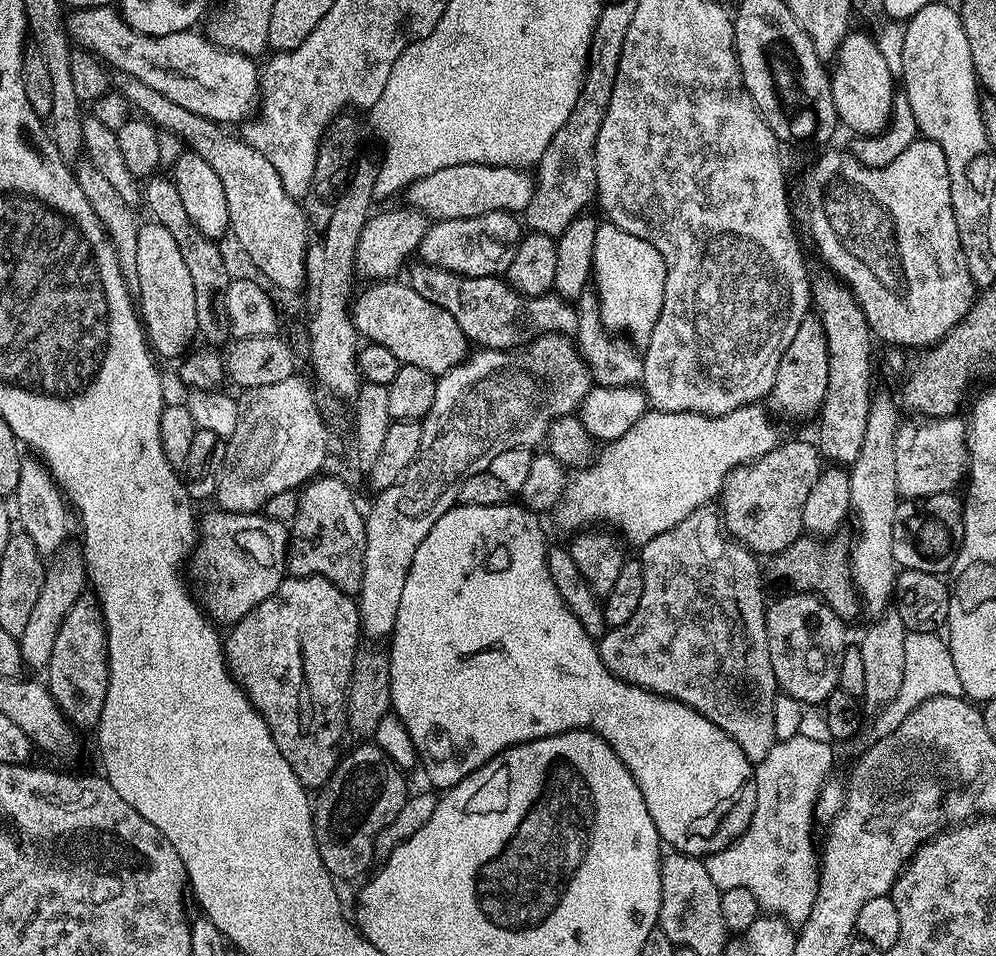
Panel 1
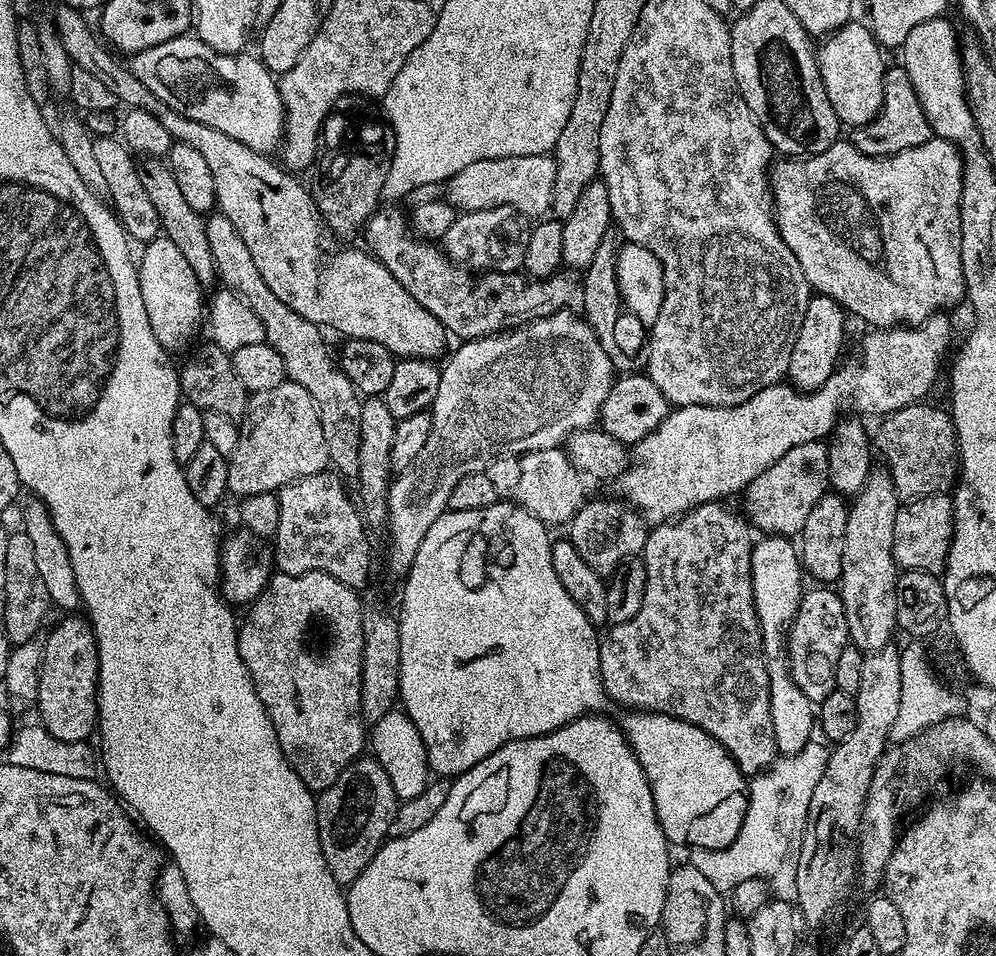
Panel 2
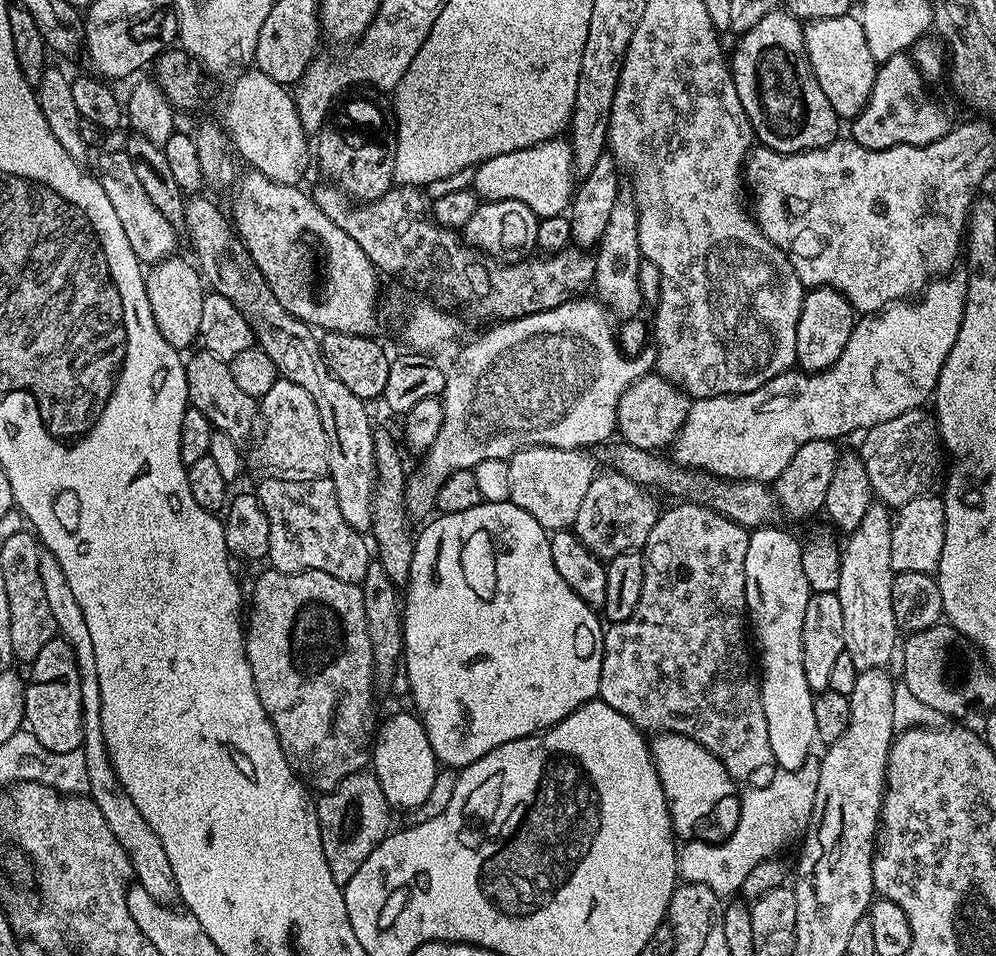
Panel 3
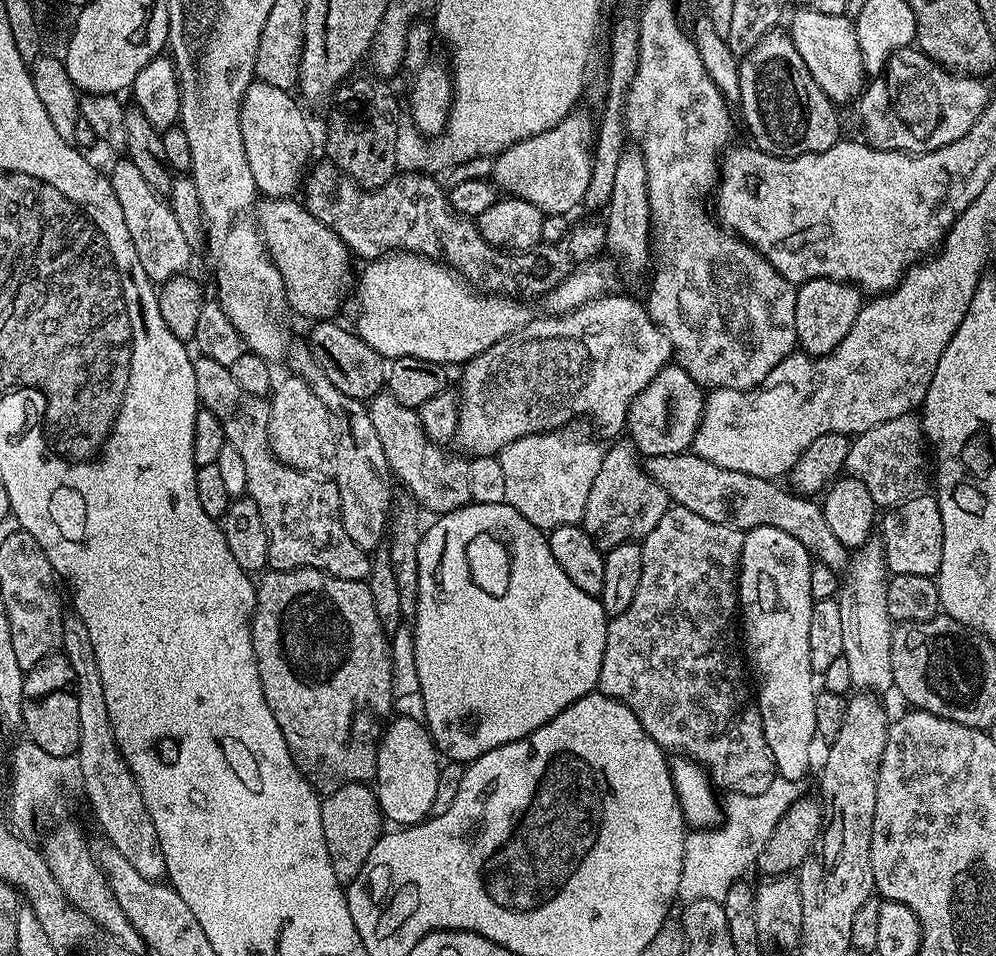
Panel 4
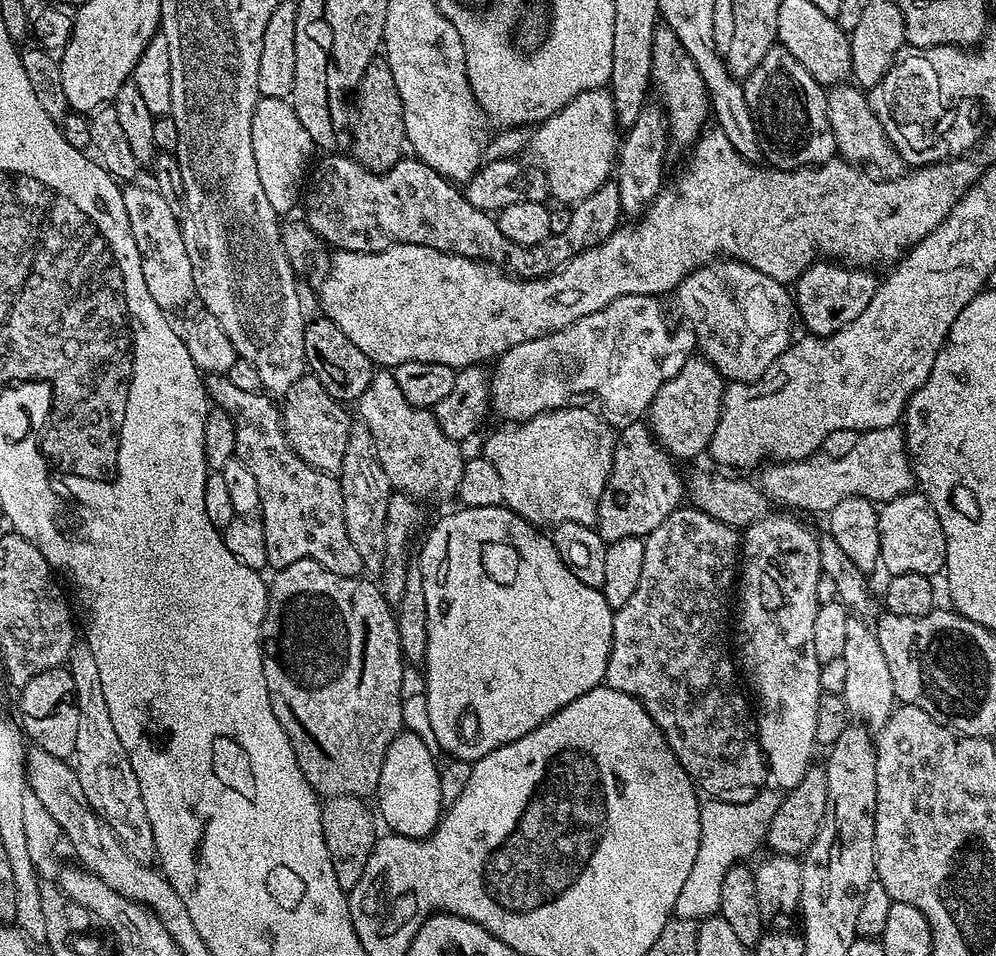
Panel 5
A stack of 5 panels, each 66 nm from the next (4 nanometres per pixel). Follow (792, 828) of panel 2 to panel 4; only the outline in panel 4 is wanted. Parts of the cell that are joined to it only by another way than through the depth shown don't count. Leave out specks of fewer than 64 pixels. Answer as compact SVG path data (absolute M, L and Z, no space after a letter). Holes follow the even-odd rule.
M772 780L762 794L744 796L733 792L722 804L722 819L714 828L692 830L684 838L682 878L678 882L677 897L684 902L693 900L719 900L726 898L726 890L741 879L747 868L756 863L762 846L770 842L774 826L786 814L786 810L802 795L801 785L795 780Z

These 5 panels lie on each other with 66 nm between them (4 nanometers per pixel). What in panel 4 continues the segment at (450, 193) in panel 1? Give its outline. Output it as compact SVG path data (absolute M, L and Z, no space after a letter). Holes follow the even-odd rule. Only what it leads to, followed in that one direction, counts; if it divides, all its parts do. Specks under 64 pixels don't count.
M574 110L558 125L542 134L524 139L506 151L500 152L493 161L492 180L501 191L517 199L530 201L545 215L569 215L583 203L586 187L592 173L592 139L594 122L589 116Z

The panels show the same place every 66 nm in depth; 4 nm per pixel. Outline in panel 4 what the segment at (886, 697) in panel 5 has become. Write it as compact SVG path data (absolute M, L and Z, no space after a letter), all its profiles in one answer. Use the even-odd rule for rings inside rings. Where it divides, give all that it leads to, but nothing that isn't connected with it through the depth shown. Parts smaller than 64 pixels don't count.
M873 538L851 553L846 579L838 593L842 610L842 650L850 666L852 687L869 694L881 694L893 687L890 654L894 622L890 618L890 610L886 610L889 579L883 543Z

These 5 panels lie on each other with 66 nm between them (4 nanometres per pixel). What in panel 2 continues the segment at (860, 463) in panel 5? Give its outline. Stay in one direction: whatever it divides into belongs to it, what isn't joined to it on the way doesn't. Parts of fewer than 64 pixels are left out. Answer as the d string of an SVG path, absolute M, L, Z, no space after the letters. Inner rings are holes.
M929 402L911 404L902 410L893 412L879 421L880 429L874 432L874 448L884 459L883 467L890 474L894 490L901 501L921 500L927 496L938 496L947 493L957 483L960 471L960 447L956 444L956 427L951 415Z

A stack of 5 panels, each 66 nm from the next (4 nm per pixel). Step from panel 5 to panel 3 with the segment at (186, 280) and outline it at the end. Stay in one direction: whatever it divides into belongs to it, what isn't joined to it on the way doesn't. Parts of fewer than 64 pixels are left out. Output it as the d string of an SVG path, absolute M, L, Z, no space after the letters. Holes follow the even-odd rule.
M127 151L106 153L100 160L98 179L102 190L106 190L106 198L110 198L114 206L118 222L130 242L130 250L134 250L134 254L141 262L153 266L177 251L175 248L178 229L170 222L166 222L166 214L162 214L162 210L158 210L154 202L150 202L150 194L146 194L142 181L134 171L134 160L128 157Z

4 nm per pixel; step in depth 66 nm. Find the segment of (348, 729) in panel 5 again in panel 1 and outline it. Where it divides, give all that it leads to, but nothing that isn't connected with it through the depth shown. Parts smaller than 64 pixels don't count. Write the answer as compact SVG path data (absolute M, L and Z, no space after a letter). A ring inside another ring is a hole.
M294 576L283 580L278 586L278 590L274 594L270 594L270 598L266 598L266 602L254 606L254 610L250 610L250 614L246 614L237 624L231 625L229 632L232 633L223 637L224 661L228 663L229 672L232 673L233 678L237 680L240 687L244 689L244 693L248 695L248 701L262 714L262 718L266 722L266 726L270 730L270 734L274 738L282 758L286 758L286 762L290 762L290 770L294 770L298 782L302 782L302 786L309 790L323 788L324 783L334 774L336 765L341 759L340 739L346 736L348 683L354 666L356 650L362 644L360 609L357 601L349 593L340 589L339 586L332 584L321 576Z

